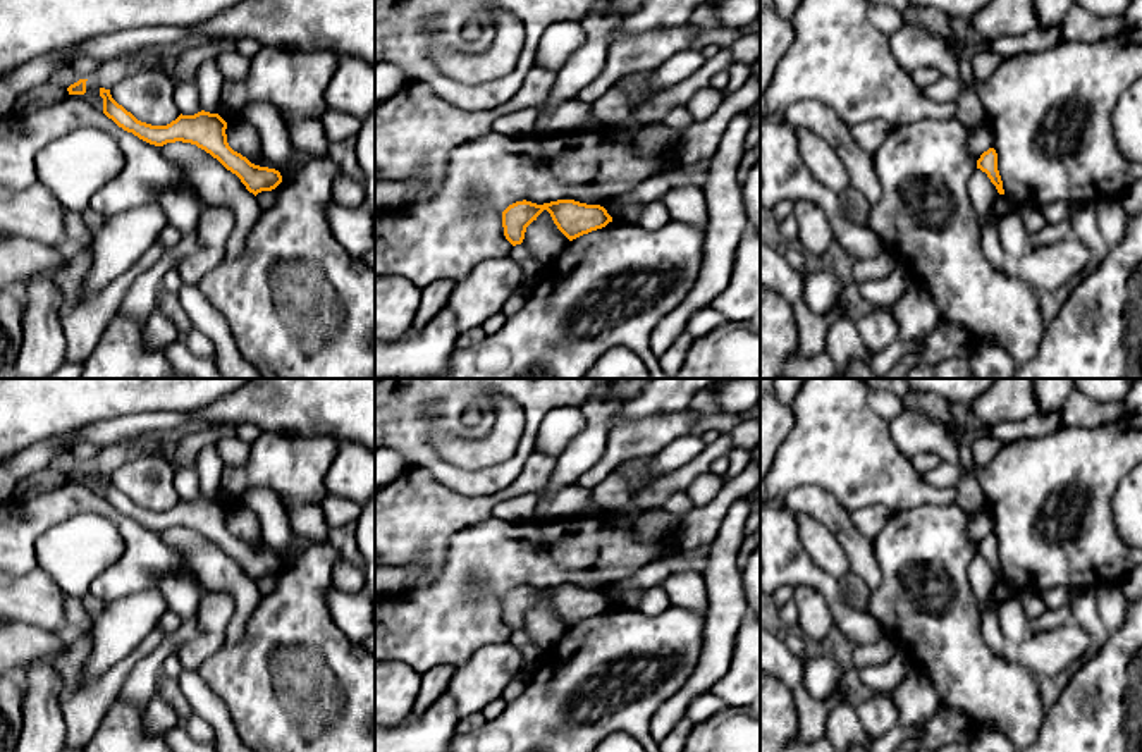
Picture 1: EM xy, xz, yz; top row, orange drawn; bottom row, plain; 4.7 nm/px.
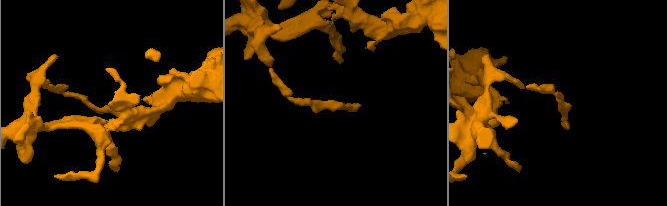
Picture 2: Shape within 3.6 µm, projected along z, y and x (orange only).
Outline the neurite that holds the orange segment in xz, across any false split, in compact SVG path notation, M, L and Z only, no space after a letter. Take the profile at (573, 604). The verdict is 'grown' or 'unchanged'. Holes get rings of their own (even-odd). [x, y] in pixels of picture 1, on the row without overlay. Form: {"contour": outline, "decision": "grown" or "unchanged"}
{"contour": "M557 585L543 590L516 587L502 597L506 625L516 632L525 625L526 613L547 595L557 614L569 625L605 613L612 602L600 590L586 590L574 585Z", "decision": "unchanged"}

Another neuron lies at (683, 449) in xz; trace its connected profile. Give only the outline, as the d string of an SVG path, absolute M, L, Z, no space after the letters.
M679 435L652 456L650 472L654 475L671 473L691 463L705 447L702 435Z

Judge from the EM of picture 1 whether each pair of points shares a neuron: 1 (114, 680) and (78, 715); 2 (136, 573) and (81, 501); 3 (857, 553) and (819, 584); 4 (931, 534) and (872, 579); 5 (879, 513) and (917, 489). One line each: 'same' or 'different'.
1: same
2: same
3: different
4: different
5: different

